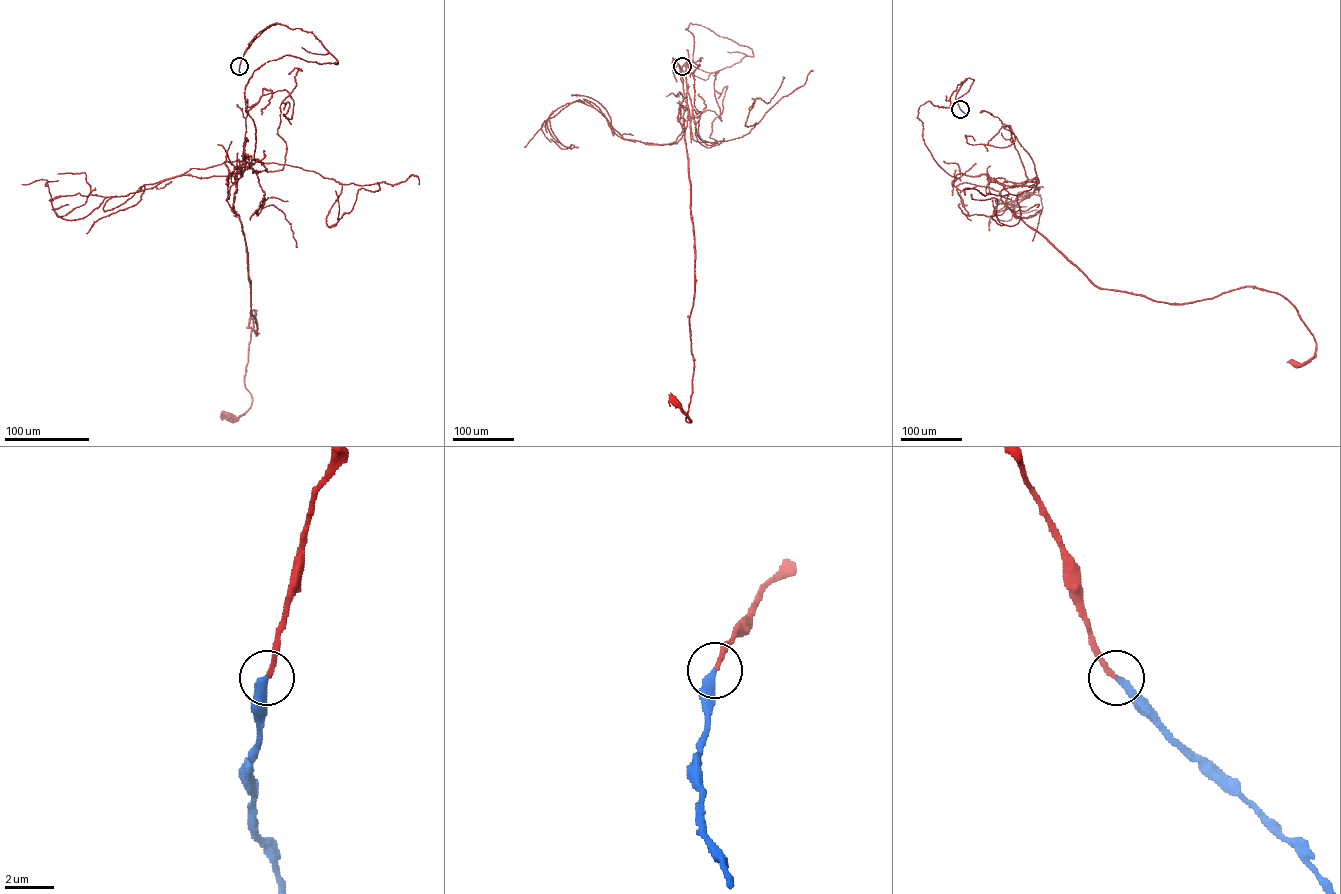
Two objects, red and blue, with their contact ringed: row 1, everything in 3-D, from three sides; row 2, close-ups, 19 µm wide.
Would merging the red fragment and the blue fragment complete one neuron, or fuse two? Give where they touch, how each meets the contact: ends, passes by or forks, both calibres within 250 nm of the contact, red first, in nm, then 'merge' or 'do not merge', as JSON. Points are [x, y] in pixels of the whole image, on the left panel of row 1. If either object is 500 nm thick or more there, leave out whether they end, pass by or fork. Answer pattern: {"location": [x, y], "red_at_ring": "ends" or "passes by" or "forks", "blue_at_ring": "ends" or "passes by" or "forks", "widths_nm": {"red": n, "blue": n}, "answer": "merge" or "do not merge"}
{"location": [239, 66], "red_at_ring": "ends", "blue_at_ring": "ends", "widths_nm": {"red": 180, "blue": 320}, "answer": "merge"}

